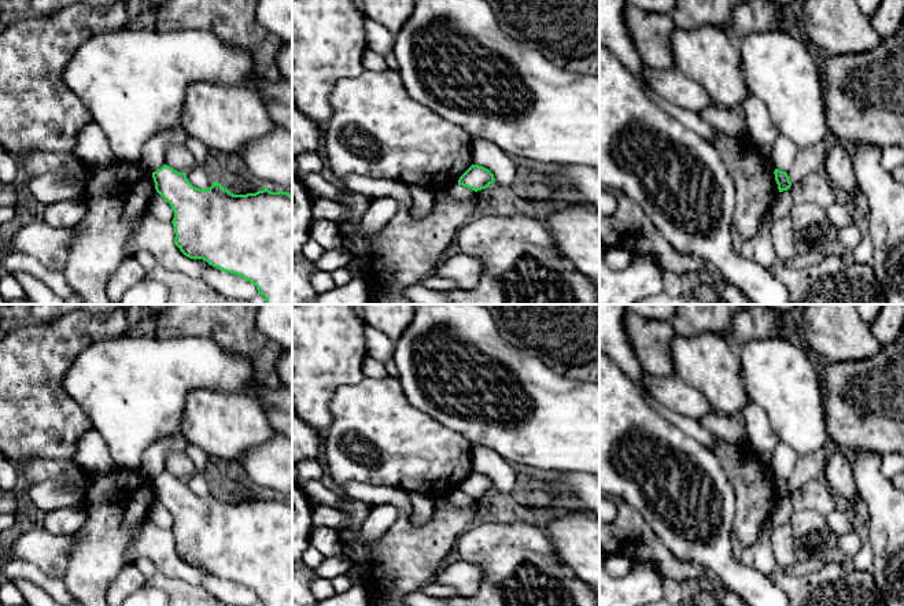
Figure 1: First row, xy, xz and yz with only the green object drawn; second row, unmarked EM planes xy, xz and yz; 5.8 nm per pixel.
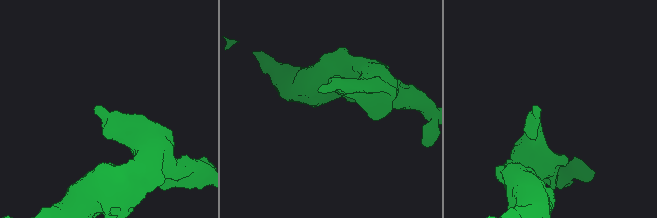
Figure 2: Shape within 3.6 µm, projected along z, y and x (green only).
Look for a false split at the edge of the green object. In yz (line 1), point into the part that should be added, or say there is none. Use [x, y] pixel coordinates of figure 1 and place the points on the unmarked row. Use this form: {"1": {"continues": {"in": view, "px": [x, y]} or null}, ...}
{"1": {"continues": null}}

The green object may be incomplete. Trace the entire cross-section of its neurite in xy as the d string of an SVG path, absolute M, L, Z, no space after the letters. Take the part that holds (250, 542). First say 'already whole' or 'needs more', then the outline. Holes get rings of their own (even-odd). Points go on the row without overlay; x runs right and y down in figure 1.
already whole; M163 472L160 476L152 480L156 499L170 511L174 525L171 528L174 533L174 551L180 558L191 566L203 566L209 572L236 583L243 584L244 587L254 591L265 606L292 606L292 503L288 499L272 499L267 495L258 498L255 500L247 502L233 502L225 496L221 491L215 488L207 496L199 496L193 494L184 480L174 477L173 474Z

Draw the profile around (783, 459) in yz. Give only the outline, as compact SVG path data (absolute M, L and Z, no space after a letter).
M779 441L772 452L772 473L787 480L794 470L797 458L797 452L789 444Z

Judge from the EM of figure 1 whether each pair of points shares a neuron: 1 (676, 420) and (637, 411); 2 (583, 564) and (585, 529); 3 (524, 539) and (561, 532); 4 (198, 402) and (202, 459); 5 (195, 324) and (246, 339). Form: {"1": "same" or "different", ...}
{"1": "different", "2": "same", "3": "different", "4": "different", "5": "same"}

